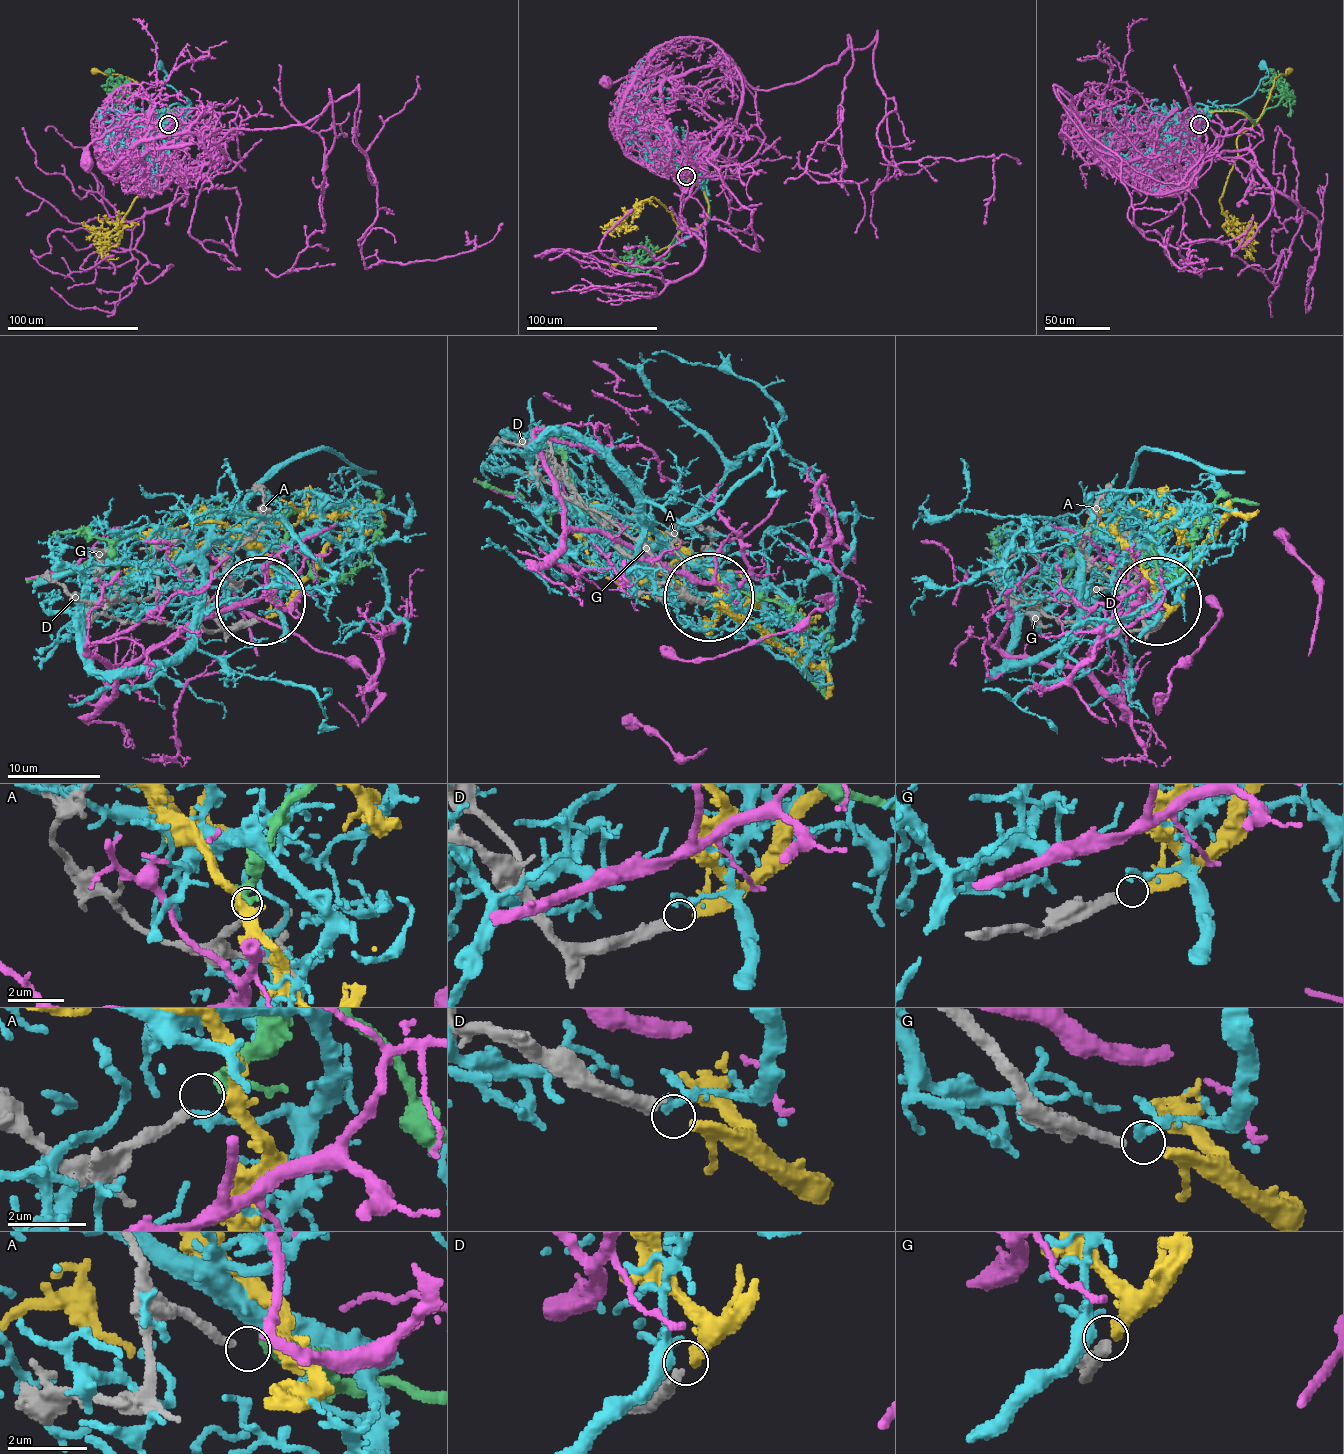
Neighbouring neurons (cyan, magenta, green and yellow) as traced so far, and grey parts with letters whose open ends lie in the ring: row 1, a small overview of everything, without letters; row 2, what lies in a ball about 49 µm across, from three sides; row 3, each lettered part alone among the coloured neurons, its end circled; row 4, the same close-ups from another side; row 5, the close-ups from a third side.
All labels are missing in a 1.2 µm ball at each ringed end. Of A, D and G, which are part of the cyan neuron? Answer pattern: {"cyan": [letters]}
{"cyan": []}

